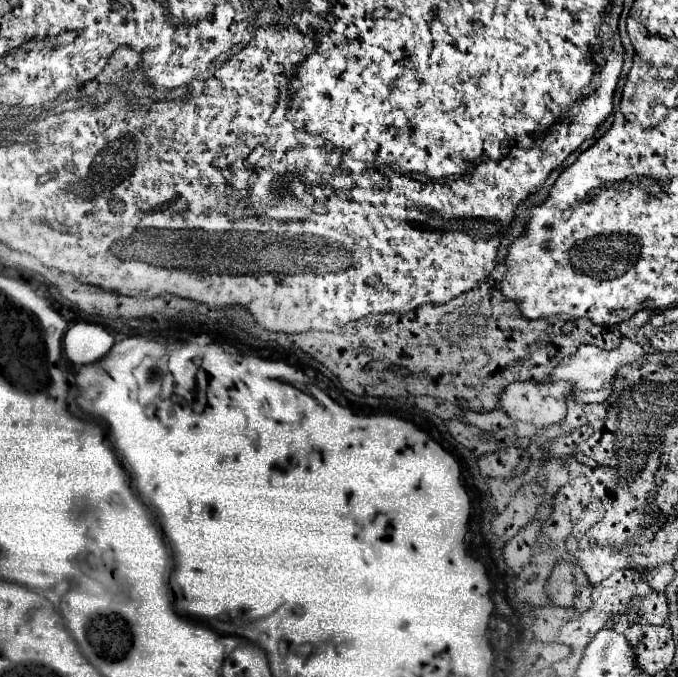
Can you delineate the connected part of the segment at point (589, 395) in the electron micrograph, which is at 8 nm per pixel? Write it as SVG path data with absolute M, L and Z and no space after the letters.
M622 337L620 345L616 349L602 349L602 347L594 347L594 345L578 345L576 353L572 357L562 359L562 363L558 363L552 371L550 371L550 381L566 381L572 385L572 393L568 395L568 399L578 401L578 403L604 403L606 397L610 395L610 387L612 387L612 377L618 371L618 367L628 365L628 363L642 363L644 359L644 349Z

